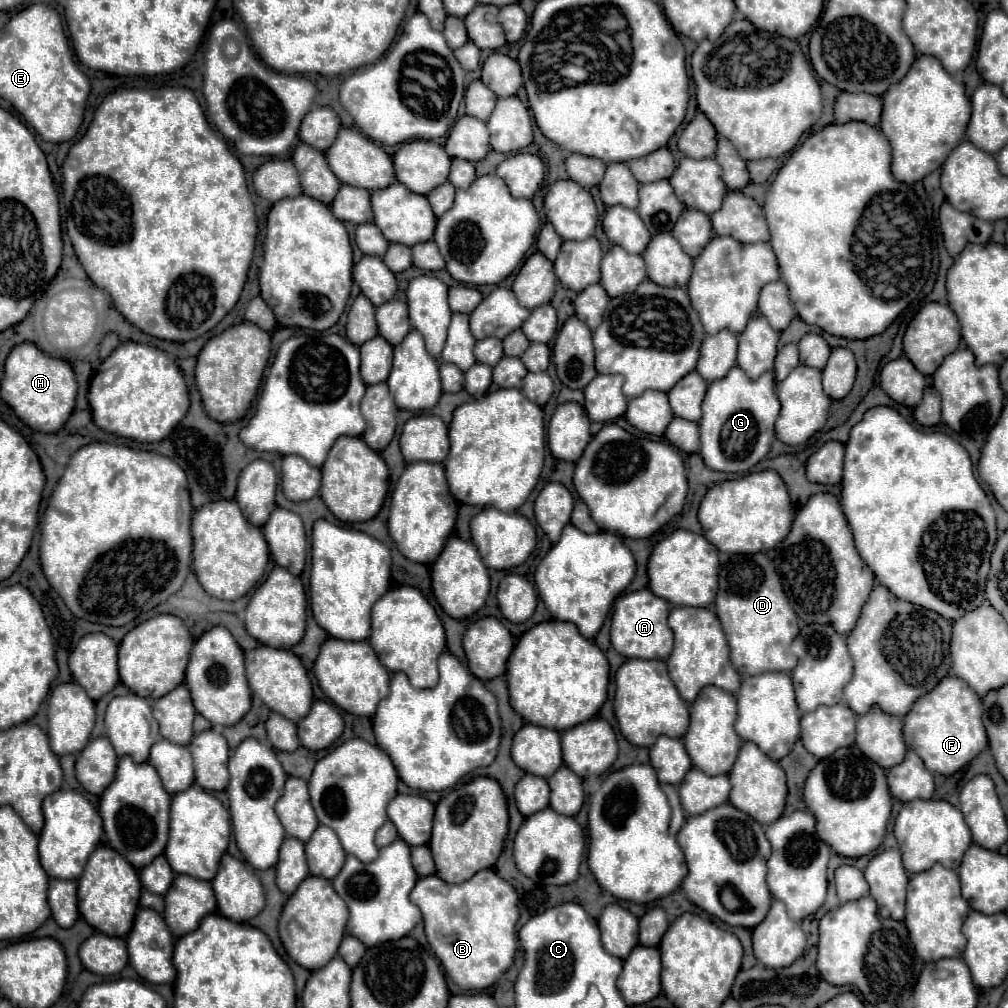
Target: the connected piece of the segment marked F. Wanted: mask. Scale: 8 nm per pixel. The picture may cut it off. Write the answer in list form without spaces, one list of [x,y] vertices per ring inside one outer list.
[[[945,676],[929,694],[921,696],[905,716],[905,744],[921,754],[925,766],[937,774],[955,774],[987,748],[981,698],[957,676]]]

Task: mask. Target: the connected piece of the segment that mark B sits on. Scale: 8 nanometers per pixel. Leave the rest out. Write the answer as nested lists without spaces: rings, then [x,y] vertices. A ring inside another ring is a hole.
[[[491,868],[477,872],[463,884],[447,884],[437,874],[417,880],[411,894],[423,912],[425,936],[449,978],[463,990],[485,990],[507,972],[515,960],[519,896],[515,888]]]

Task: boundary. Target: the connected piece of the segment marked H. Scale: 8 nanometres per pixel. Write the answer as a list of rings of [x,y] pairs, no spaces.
[[[23,342],[11,350],[5,360],[5,376],[1,380],[1,398],[15,414],[33,430],[57,432],[75,408],[77,380],[69,362],[43,354],[35,344]]]

